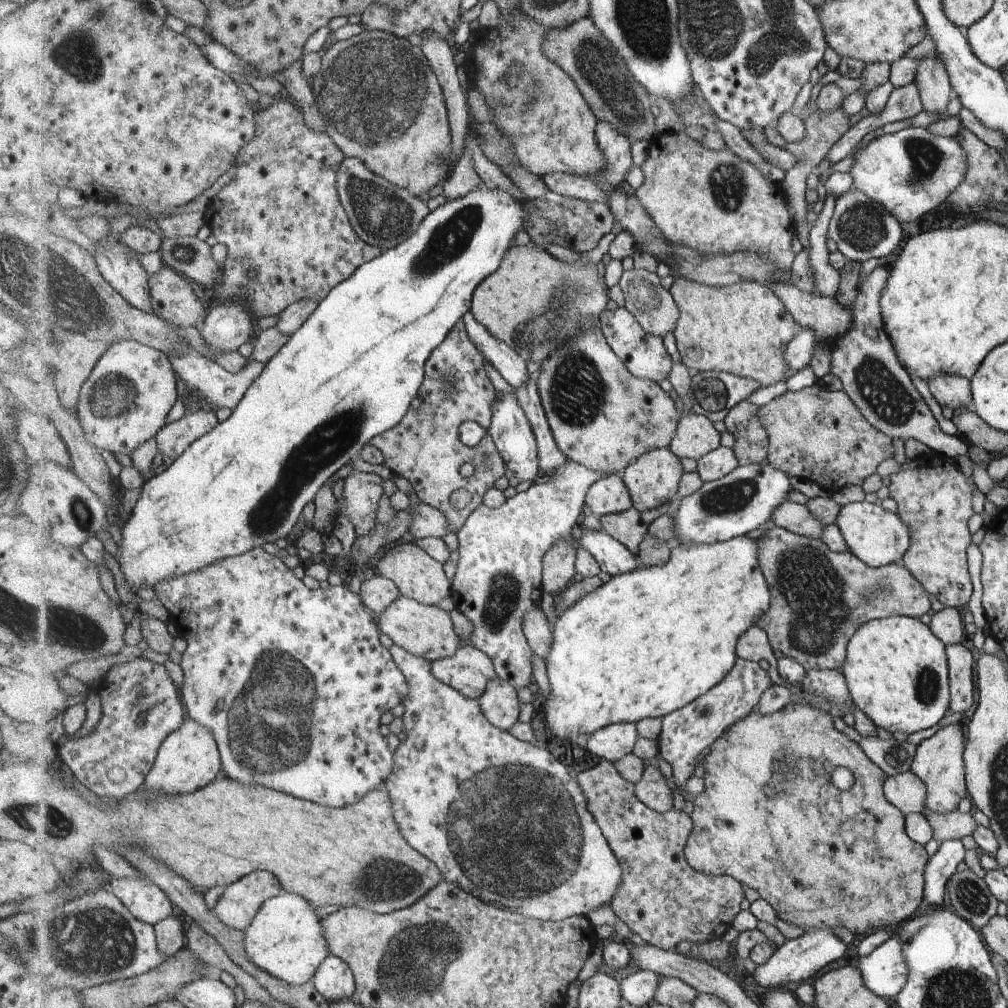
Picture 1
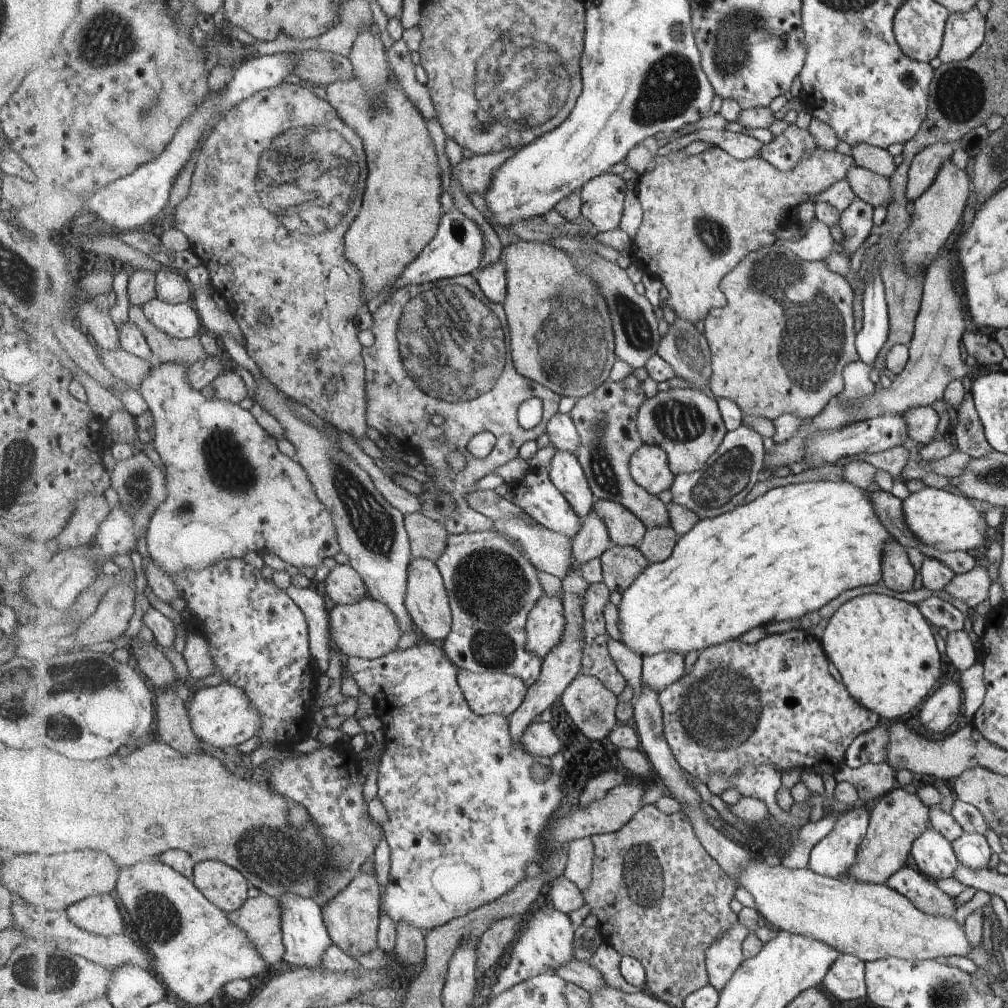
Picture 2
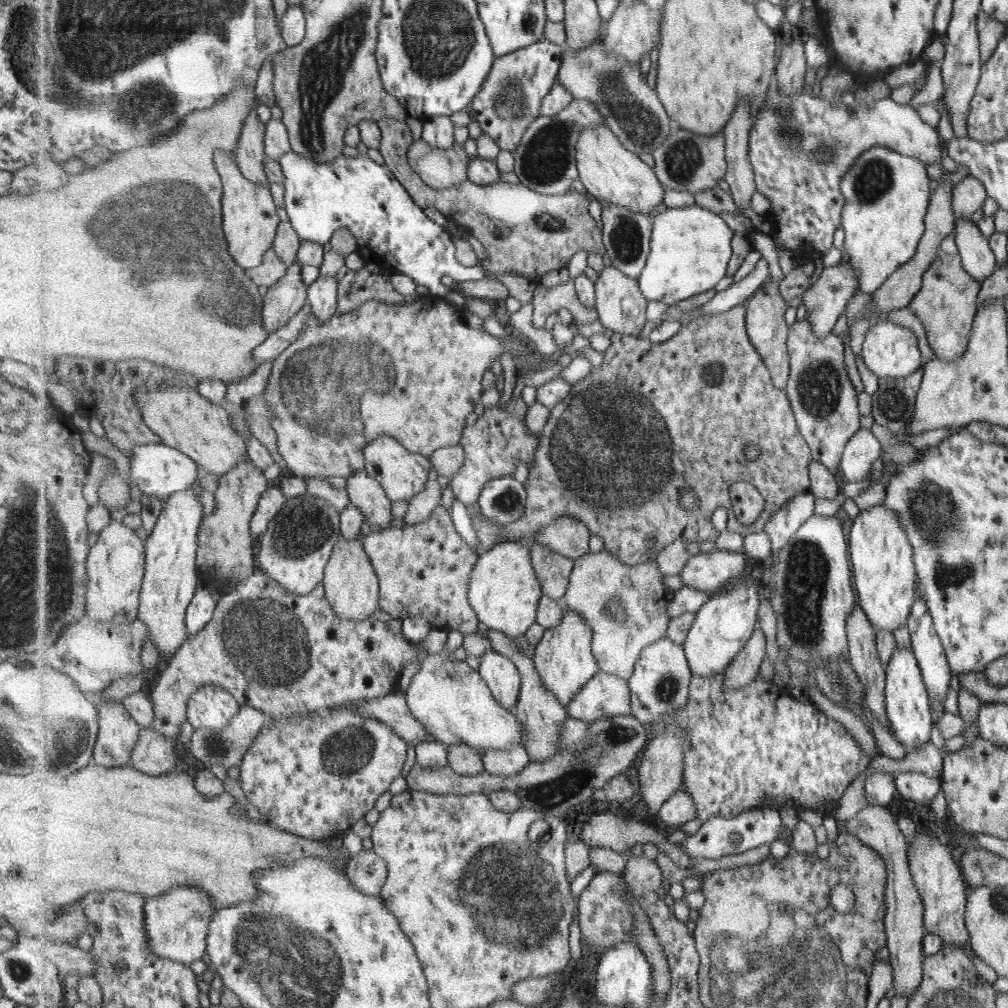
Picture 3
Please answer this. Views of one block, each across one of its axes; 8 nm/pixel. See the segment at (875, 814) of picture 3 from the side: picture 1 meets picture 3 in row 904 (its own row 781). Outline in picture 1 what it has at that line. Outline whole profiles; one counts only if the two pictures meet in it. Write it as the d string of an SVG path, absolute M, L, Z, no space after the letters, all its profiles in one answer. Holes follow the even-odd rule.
M910 770L887 776L883 784L889 804L906 815L924 812L926 792L924 781Z

